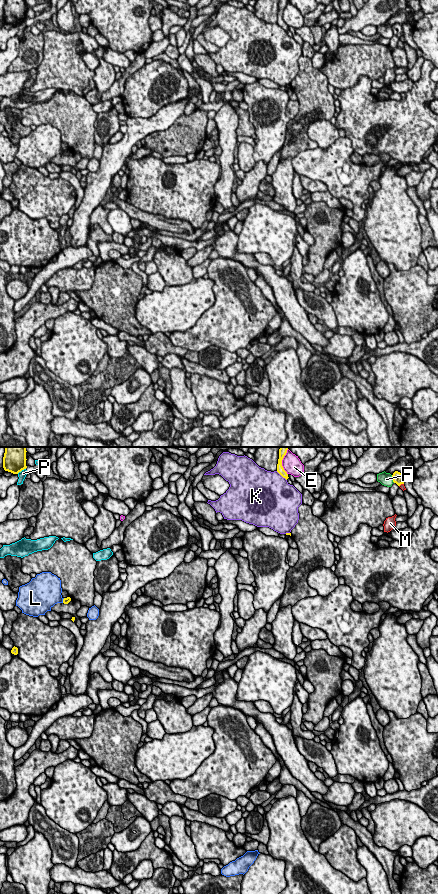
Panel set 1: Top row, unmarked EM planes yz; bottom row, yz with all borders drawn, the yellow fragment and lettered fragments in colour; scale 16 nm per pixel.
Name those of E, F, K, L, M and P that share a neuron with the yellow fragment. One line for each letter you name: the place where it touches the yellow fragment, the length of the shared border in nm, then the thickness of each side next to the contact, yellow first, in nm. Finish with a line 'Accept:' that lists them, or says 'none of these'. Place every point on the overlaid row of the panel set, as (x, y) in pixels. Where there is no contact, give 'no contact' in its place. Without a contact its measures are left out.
Accept: none of these

